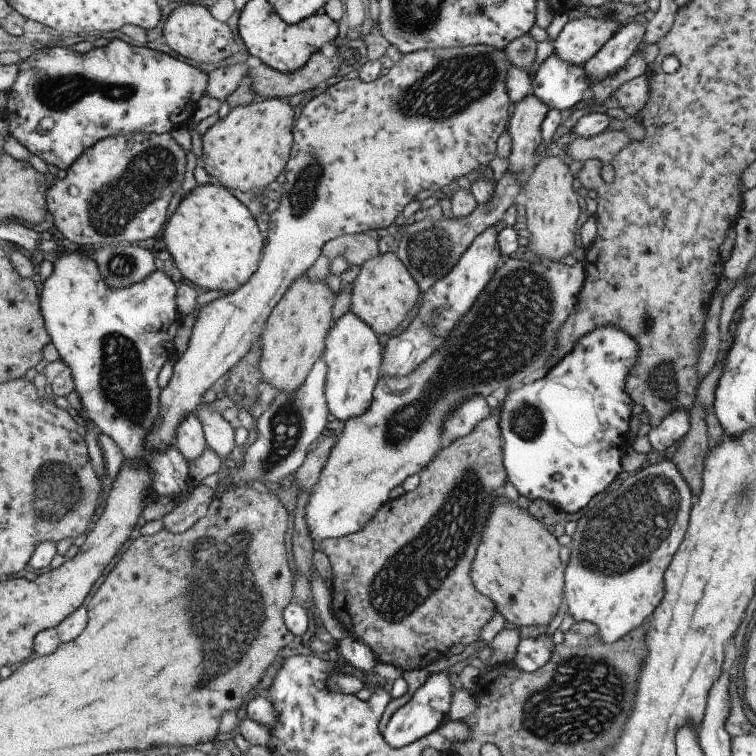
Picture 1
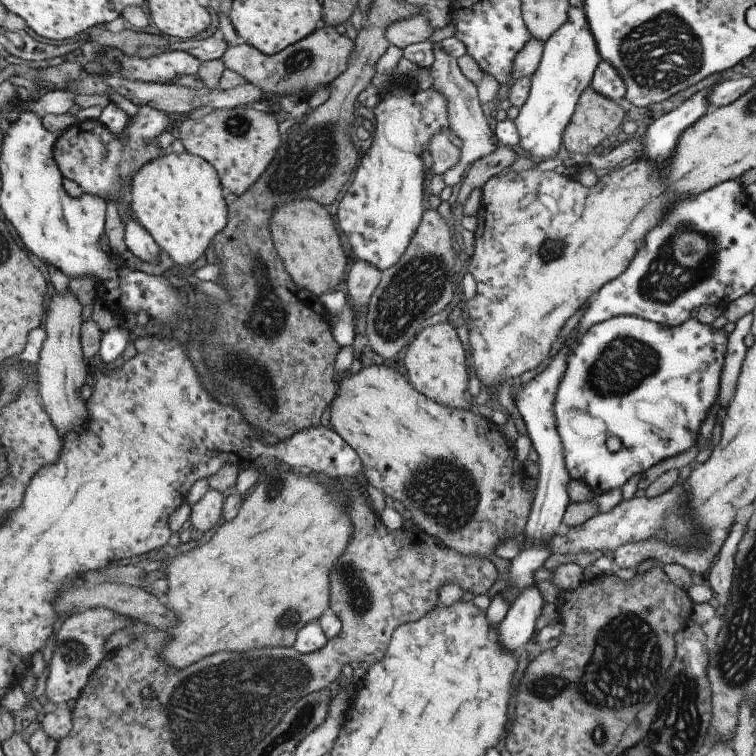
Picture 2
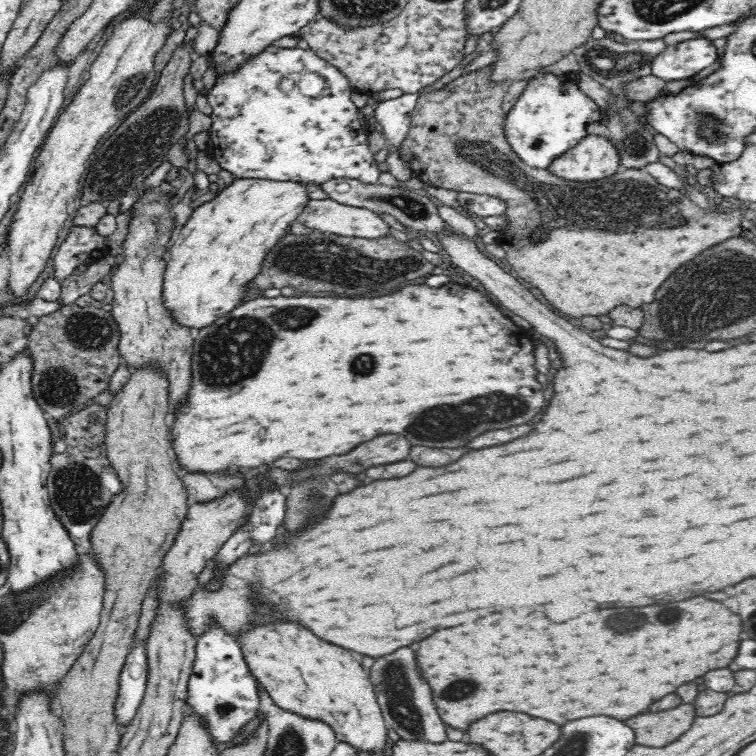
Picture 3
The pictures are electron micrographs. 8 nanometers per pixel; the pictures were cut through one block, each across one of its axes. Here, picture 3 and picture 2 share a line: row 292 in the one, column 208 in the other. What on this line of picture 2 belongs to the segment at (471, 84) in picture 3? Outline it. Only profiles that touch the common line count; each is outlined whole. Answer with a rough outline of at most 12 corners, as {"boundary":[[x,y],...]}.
{"boundary":[[261,475],[168,557],[173,668],[291,647],[352,538],[338,480]]}

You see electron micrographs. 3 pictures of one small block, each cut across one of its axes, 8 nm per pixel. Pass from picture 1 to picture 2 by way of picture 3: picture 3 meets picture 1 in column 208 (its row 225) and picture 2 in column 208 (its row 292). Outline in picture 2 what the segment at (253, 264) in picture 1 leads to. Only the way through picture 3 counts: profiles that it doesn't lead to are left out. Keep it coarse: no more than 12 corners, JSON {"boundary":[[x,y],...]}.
{"boundary":[[166,149],[136,170],[130,214],[175,267],[227,222],[215,169]]}

